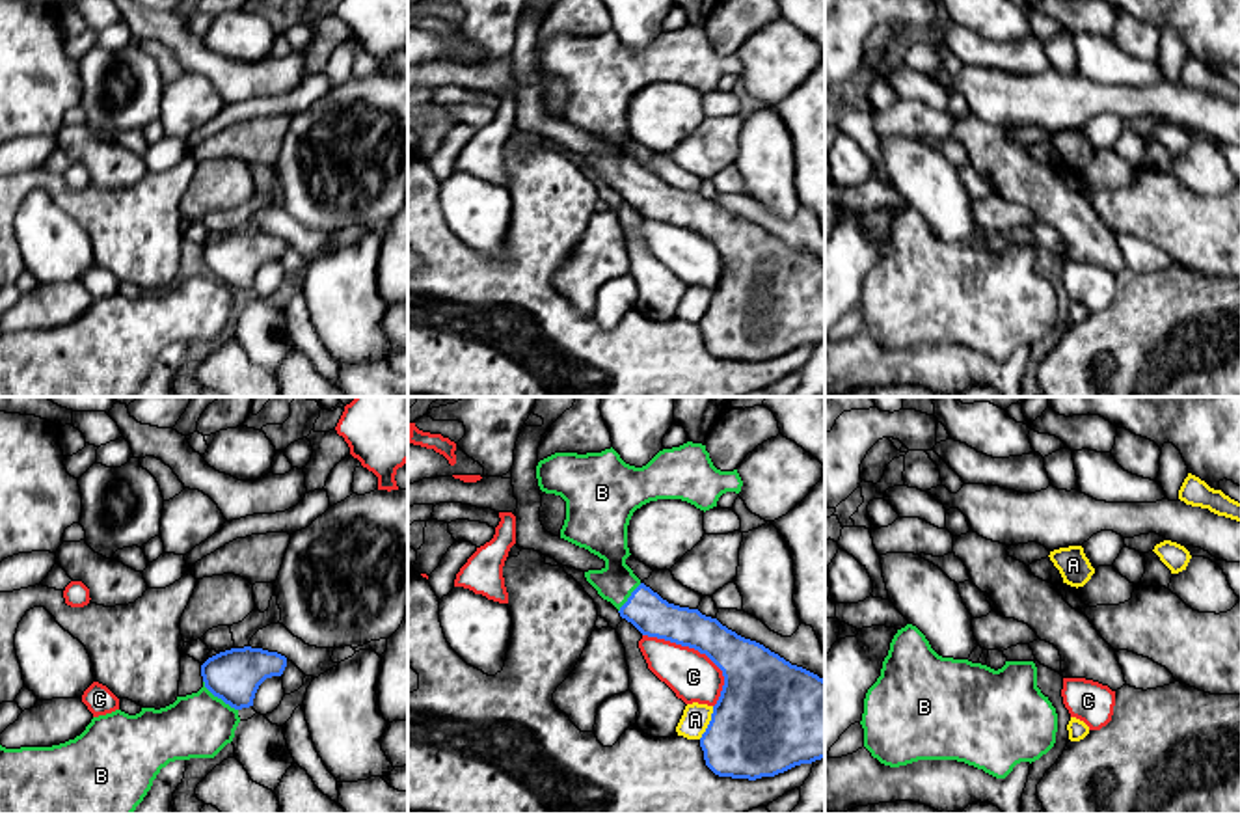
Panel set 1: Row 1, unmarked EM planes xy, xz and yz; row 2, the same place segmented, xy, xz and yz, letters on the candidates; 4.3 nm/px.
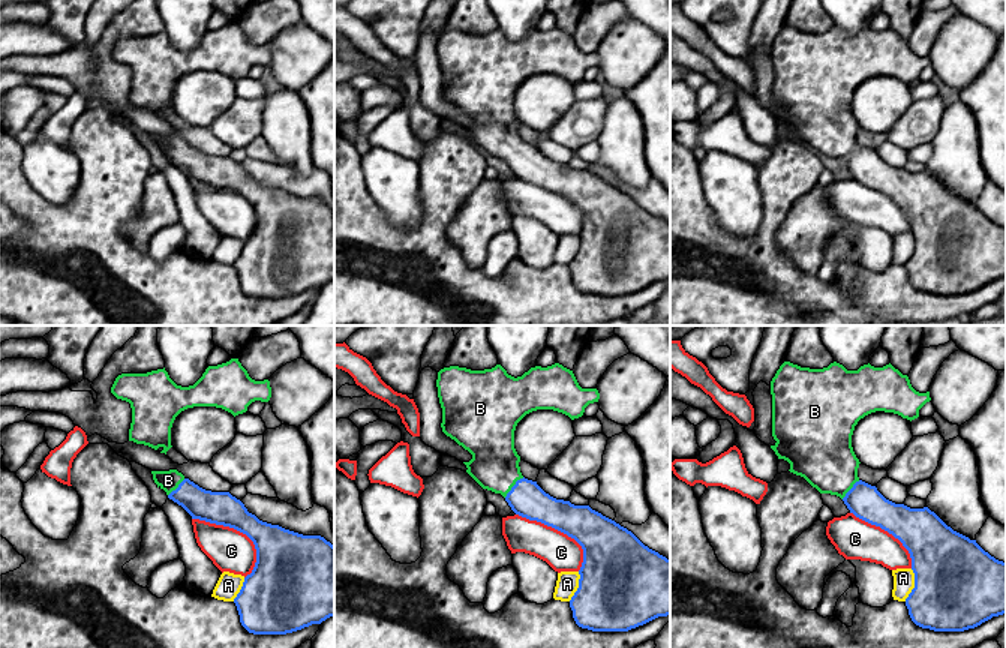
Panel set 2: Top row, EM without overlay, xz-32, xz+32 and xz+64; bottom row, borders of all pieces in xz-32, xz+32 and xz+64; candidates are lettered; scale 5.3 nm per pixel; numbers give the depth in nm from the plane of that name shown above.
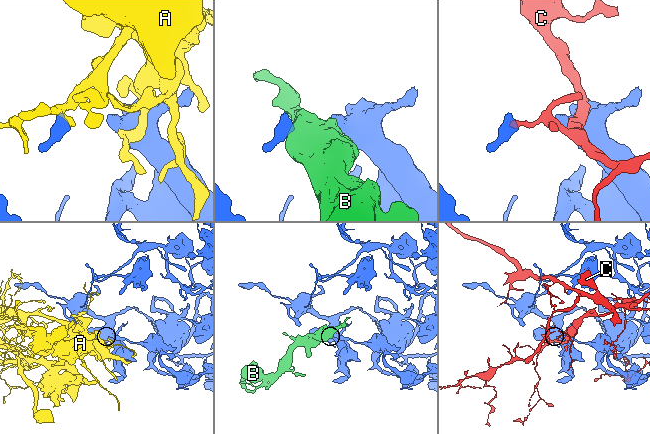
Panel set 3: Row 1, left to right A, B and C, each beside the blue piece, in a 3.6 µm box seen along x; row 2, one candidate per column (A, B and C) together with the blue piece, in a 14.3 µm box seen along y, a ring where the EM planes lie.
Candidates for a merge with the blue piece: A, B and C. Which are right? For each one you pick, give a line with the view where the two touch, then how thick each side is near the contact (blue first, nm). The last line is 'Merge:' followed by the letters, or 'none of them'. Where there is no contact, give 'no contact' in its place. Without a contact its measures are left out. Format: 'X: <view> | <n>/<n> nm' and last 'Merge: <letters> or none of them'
B: xy | 220/280 nm
Merge: B

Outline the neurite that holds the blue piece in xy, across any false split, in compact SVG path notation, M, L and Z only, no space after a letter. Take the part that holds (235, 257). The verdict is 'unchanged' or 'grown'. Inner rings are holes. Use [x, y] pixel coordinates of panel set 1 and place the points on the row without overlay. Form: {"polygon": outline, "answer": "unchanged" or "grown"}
{"polygon": "M231 231L209 240L201 248L203 270L197 276L177 279L166 291L142 291L128 298L115 292L93 300L86 313L60 328L6 332L0 328L0 397L132 397L153 369L153 363L169 345L190 341L214 341L233 324L240 305L238 294L253 289L259 268L281 259L287 240L263 231Z", "answer": "grown"}

